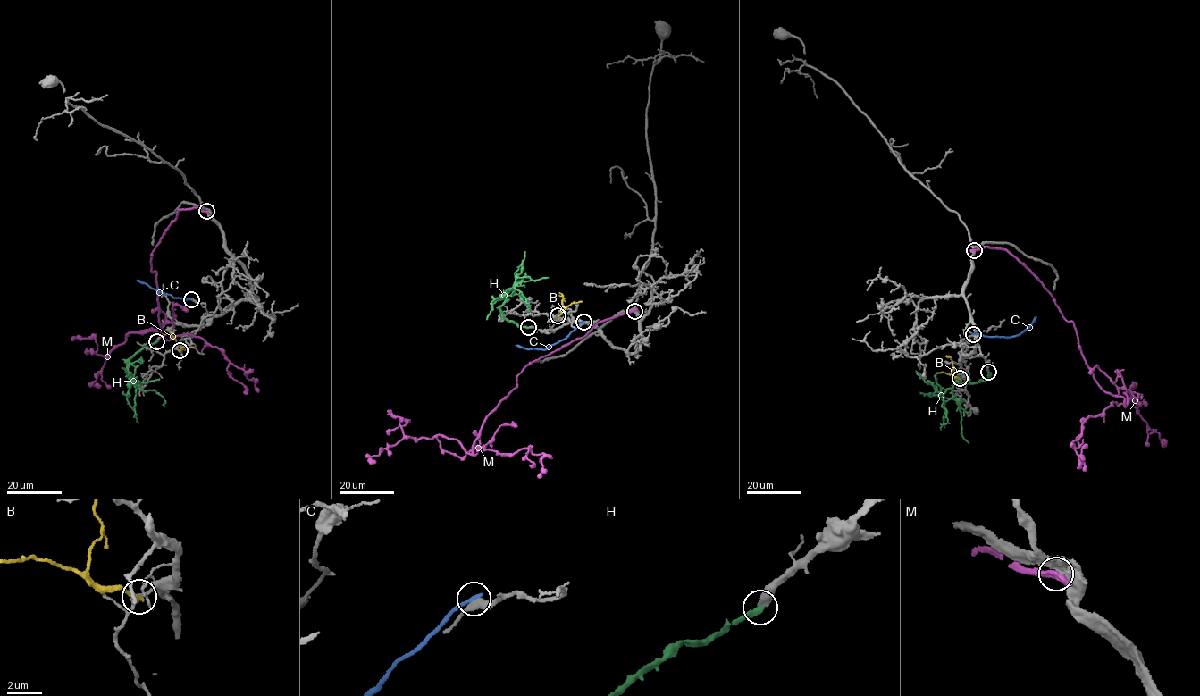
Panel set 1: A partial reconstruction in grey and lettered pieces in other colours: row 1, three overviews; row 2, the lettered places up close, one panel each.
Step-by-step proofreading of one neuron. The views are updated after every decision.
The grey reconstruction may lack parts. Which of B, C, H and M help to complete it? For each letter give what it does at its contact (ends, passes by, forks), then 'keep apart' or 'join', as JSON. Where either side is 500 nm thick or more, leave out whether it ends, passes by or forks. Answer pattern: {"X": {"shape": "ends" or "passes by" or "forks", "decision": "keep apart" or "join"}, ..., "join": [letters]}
{"B": {"shape": "ends", "decision": "keep apart"}, "C": {"shape": "ends", "decision": "keep apart"}, "H": {"shape": "ends", "decision": "join"}, "M": {"decision": "keep apart"}, "join": ["H"]}

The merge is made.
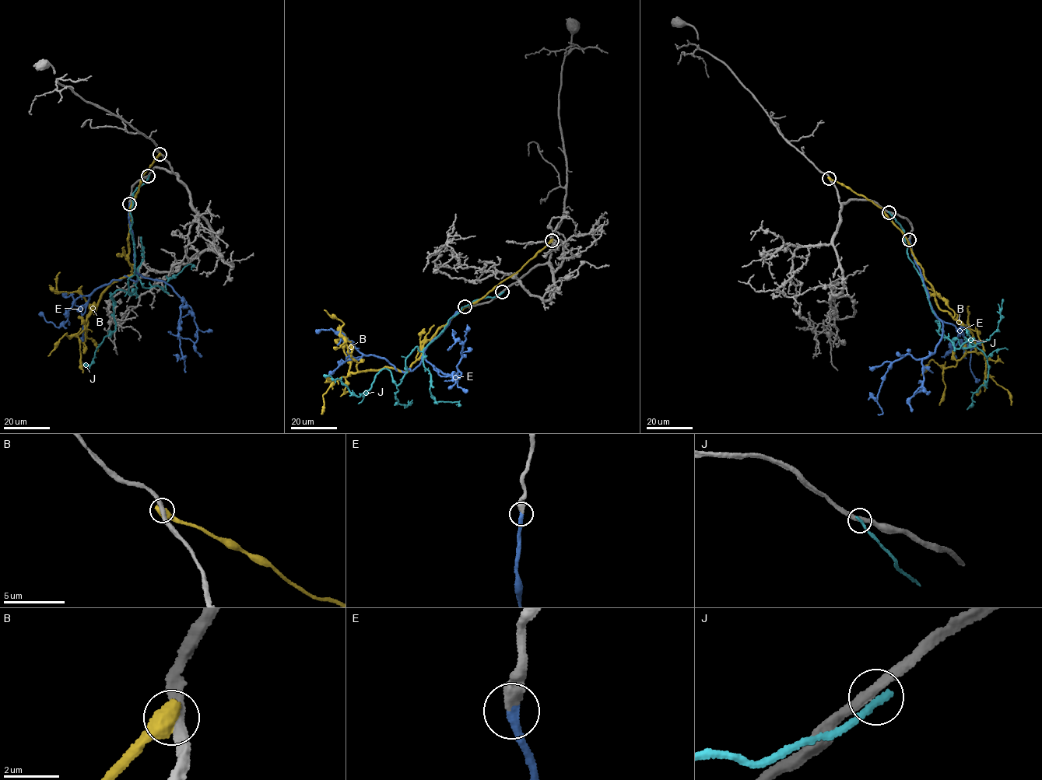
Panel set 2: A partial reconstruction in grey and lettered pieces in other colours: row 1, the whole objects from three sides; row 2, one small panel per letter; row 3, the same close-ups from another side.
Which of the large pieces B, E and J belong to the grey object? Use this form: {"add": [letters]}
{"add": ["E"]}

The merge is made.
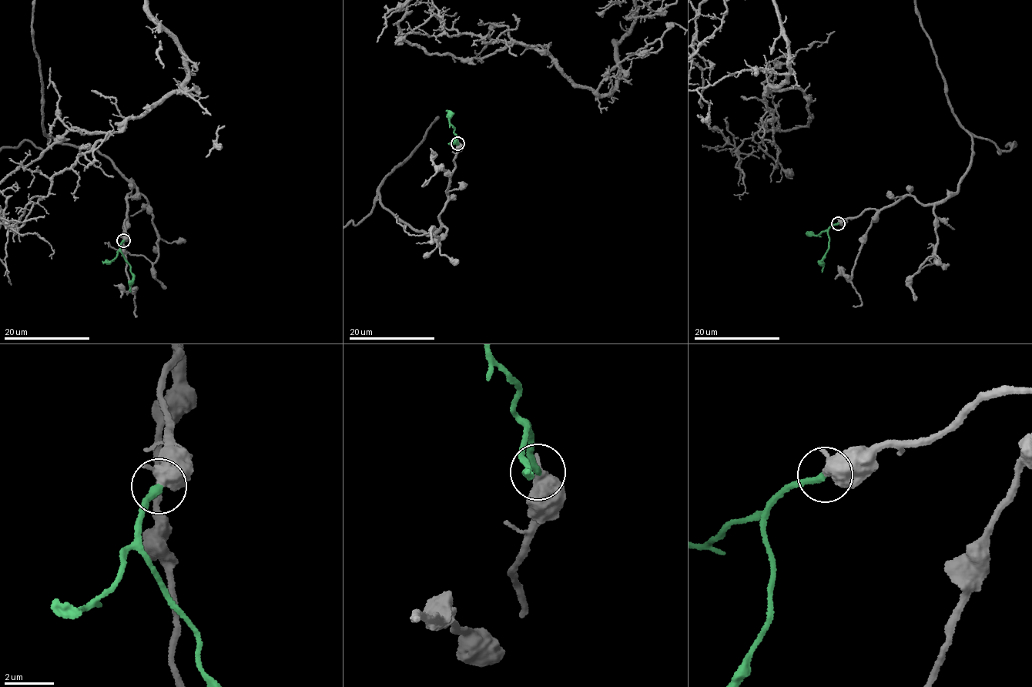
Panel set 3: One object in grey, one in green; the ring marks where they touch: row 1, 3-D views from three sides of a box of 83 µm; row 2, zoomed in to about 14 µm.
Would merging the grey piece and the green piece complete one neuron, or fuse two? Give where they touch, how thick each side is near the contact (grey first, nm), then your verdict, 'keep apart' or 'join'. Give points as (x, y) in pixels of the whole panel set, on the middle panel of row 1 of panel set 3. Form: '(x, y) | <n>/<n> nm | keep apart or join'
(457, 143) | 650/280 nm | join

